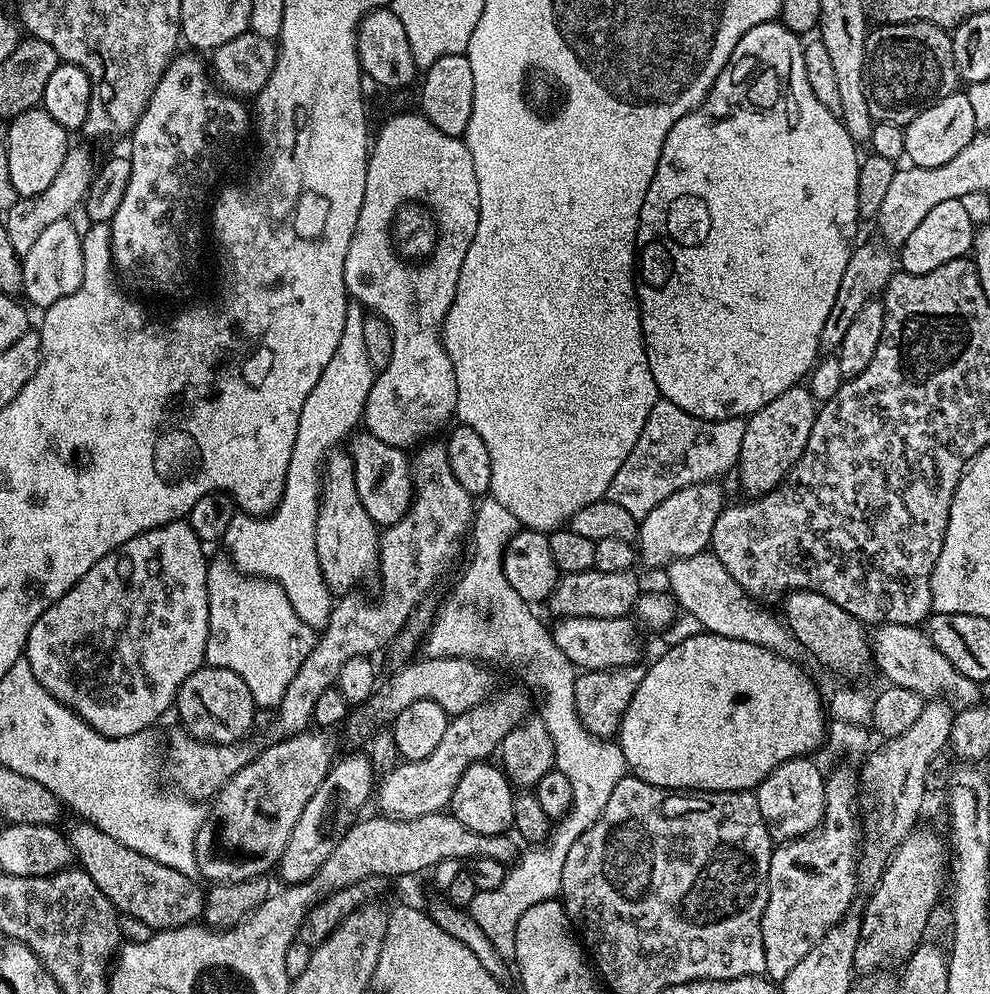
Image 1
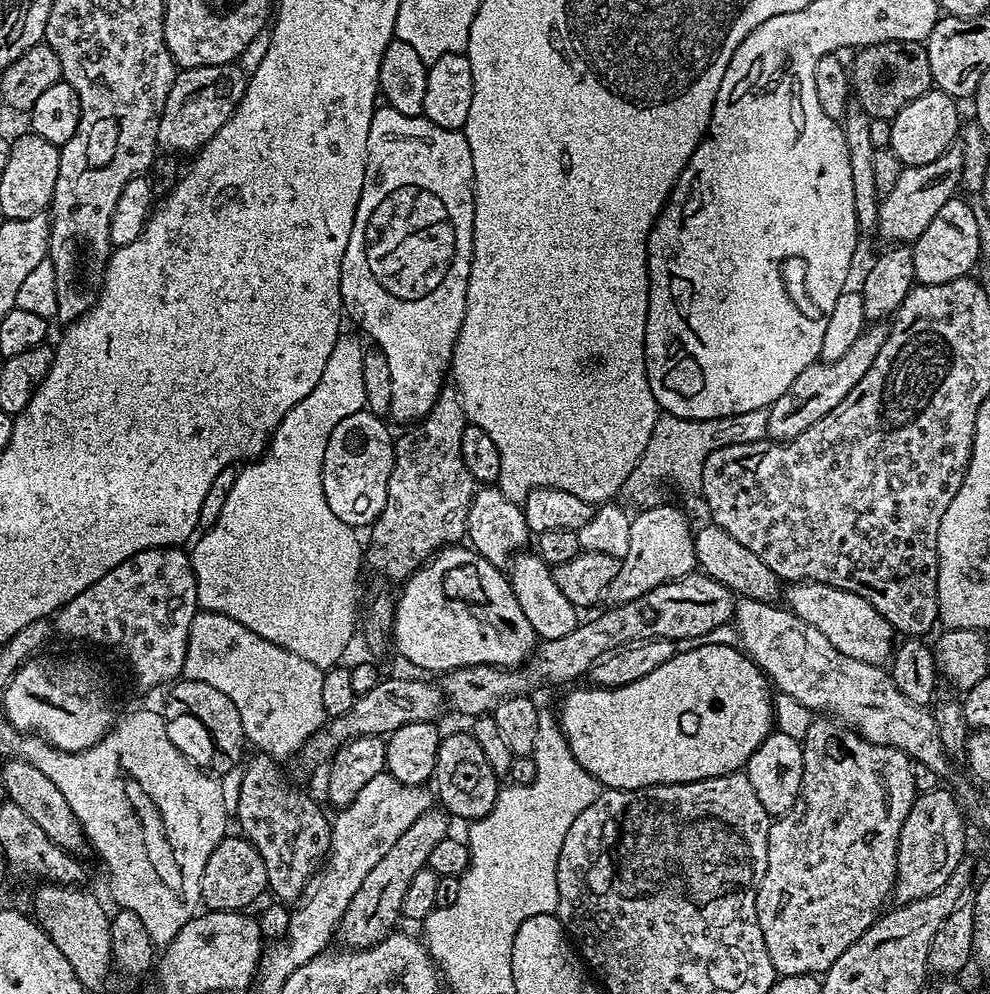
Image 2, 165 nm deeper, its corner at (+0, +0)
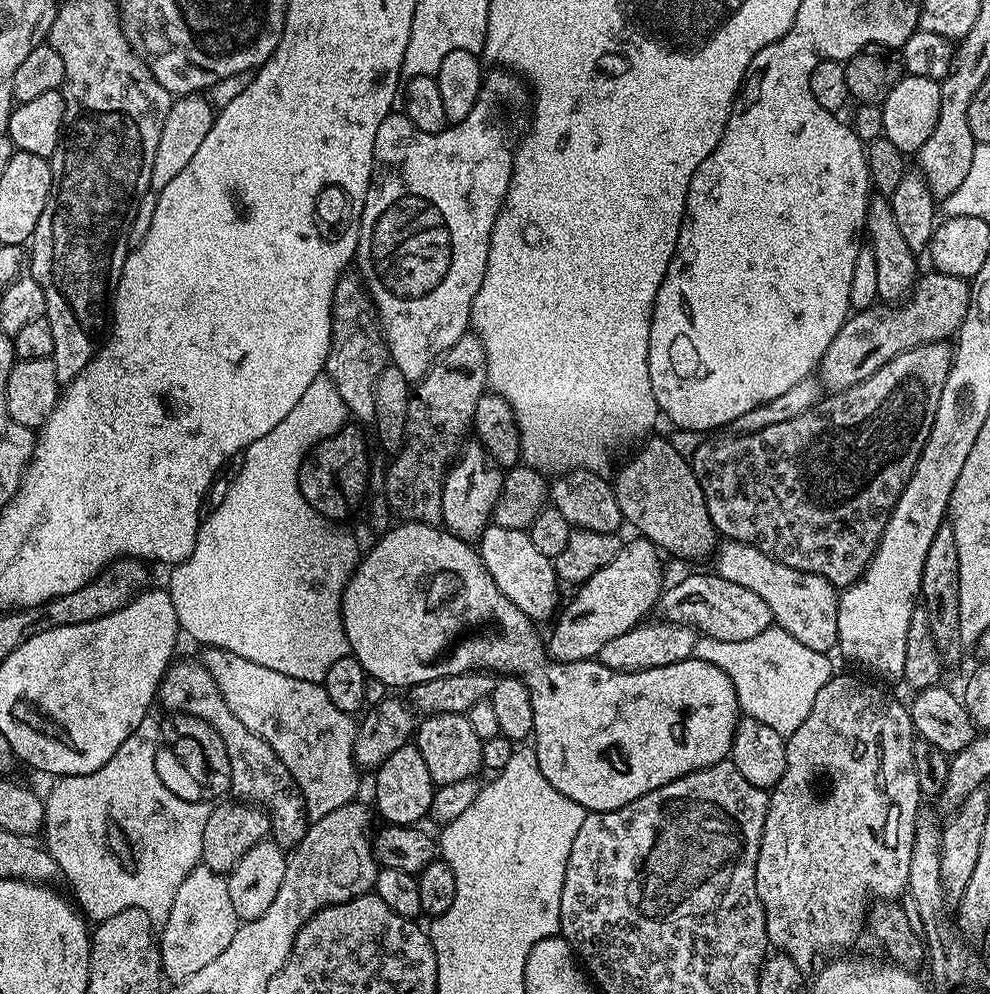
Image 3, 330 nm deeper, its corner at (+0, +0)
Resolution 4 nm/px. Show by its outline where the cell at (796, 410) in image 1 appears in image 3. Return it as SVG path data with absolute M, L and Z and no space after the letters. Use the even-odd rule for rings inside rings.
M928 270L925 276L923 273L919 277L914 295L899 306L873 306L849 315L818 365L823 387L829 393L843 394L848 388L858 386L873 376L878 369L886 366L886 362L890 362L890 358L920 344L944 342L955 337L971 301L972 286L965 277Z

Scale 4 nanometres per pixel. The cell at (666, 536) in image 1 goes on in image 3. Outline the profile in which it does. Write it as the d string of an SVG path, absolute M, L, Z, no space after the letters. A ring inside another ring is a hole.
M635 539L629 544L628 541L621 543L618 558L579 585L575 589L576 597L568 605L565 603L555 617L551 625L552 637L546 640L546 652L557 664L599 657L606 642L618 638L618 634L626 634L626 630L636 627L649 615L647 612L651 608L653 611L659 605L660 594L666 587L664 568L660 565L661 553L651 540Z

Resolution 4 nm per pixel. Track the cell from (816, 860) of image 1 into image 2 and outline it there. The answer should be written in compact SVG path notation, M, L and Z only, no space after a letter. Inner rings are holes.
M832 718L813 719L804 745L804 769L802 770L802 790L800 797L785 816L773 819L768 829L768 861L764 877L756 891L756 913L758 926L762 930L762 938L766 942L766 950L770 954L770 962L774 966L777 977L782 976L816 976L828 971L838 958L868 929L876 917L885 911L884 903L890 900L896 886L896 855L898 854L898 838L902 834L902 826L906 822L906 814L910 814L912 804L918 795L914 786L912 773L913 761L909 756L890 745L874 745L853 731L852 728Z

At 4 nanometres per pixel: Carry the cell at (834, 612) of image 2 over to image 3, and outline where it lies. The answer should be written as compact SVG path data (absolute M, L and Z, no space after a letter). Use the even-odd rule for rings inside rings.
M737 540L721 543L715 560L715 575L726 578L726 582L738 582L738 586L746 586L746 590L754 590L754 594L770 606L773 621L798 638L802 646L810 646L810 650L825 654L837 647L840 598L835 584L818 574L794 570L794 566L786 566L762 550Z

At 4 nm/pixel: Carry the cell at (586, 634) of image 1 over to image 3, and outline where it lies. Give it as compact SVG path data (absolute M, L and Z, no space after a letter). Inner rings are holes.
M492 524L479 536L478 551L490 578L494 578L494 586L498 586L498 590L502 590L502 594L506 594L506 598L510 598L510 602L514 602L514 606L518 606L518 610L522 610L529 620L551 621L557 615L561 600L560 592L556 589L558 581L553 557L541 554L527 531Z

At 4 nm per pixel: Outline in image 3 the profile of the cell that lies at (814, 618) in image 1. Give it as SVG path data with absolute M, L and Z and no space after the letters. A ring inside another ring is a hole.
M648 438L639 445L640 452L636 452L624 465L620 468L620 473L617 474L616 480L614 479L614 487L616 489L616 497L618 498L618 504L620 509L624 514L625 521L630 525L633 524L637 528L639 535L643 539L651 540L653 544L656 545L657 549L663 550L665 553L674 552L678 556L682 556L686 560L700 560L703 556L711 557L713 553L717 551L718 548L718 533L714 522L710 516L710 510L708 509L708 503L704 497L704 485L702 483L701 477L691 468L689 457L683 456L676 447L673 446L671 439L664 438L664 440L652 440L653 438Z

